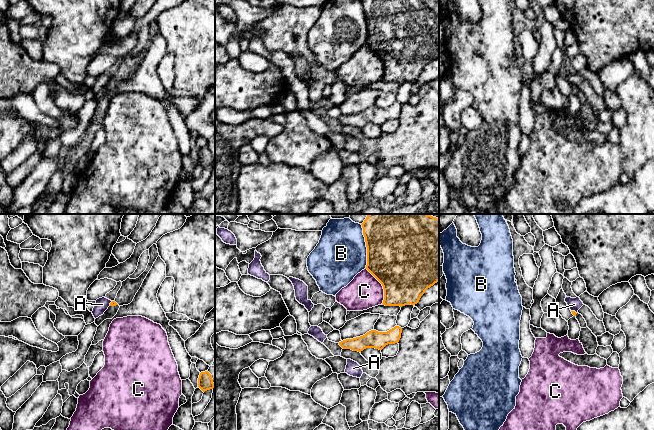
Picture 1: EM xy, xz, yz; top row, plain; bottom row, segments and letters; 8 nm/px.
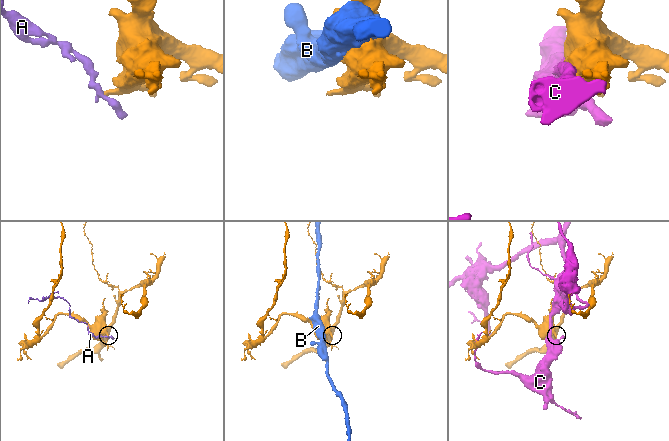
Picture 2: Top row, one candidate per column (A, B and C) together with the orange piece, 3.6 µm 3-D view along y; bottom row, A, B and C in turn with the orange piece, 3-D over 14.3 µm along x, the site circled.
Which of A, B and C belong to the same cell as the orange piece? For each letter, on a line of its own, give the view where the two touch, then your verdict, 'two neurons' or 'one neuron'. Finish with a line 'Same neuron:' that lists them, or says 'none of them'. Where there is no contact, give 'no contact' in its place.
A: yz | two neurons
B: xz | two neurons
C: xz | two neurons
Same neuron: none of them

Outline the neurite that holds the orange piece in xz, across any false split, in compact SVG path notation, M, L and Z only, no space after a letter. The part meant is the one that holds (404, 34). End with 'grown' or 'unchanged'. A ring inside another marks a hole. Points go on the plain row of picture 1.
M361 0L367 23L366 44L383 62L385 82L415 81L425 67L439 57L439 0Z | unchanged

